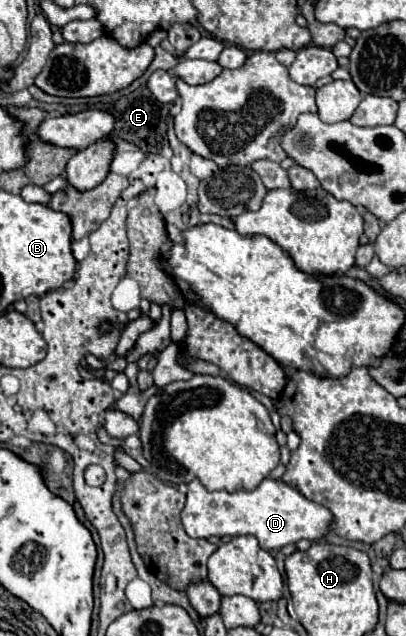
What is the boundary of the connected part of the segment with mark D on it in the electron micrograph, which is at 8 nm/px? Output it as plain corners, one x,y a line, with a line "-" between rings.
197,479
191,481
187,491
187,503
181,511
181,521
191,537
239,537
239,535
253,535
257,537
261,549
273,551
281,549
289,543
297,543
299,539
317,541
323,539
331,531
333,515
323,505
317,505
309,499
305,499
295,487
289,487
283,481
265,479
257,489
253,491
207,491

